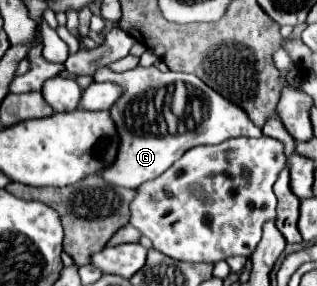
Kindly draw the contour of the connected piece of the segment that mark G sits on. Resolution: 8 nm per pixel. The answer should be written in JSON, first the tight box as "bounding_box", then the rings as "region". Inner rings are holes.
{"bounding_box":[94,65,262,189],"region":[[[154,65],[152,67],[136,67],[130,71],[117,73],[107,67],[99,68],[94,74],[96,82],[110,81],[122,87],[122,97],[110,107],[110,117],[114,125],[118,125],[120,145],[118,157],[110,169],[102,169],[98,173],[104,181],[110,181],[118,187],[138,189],[144,181],[160,177],[174,161],[178,161],[188,149],[196,145],[214,145],[222,143],[230,137],[262,137],[262,129],[256,127],[250,117],[246,117],[244,109],[238,109],[232,101],[226,101],[220,93],[210,89],[204,81],[196,75],[188,73],[162,73]],[[184,81],[190,95],[190,105],[186,105],[186,115],[180,119],[178,125],[168,123],[166,119],[166,93],[170,93],[172,83]]]}

